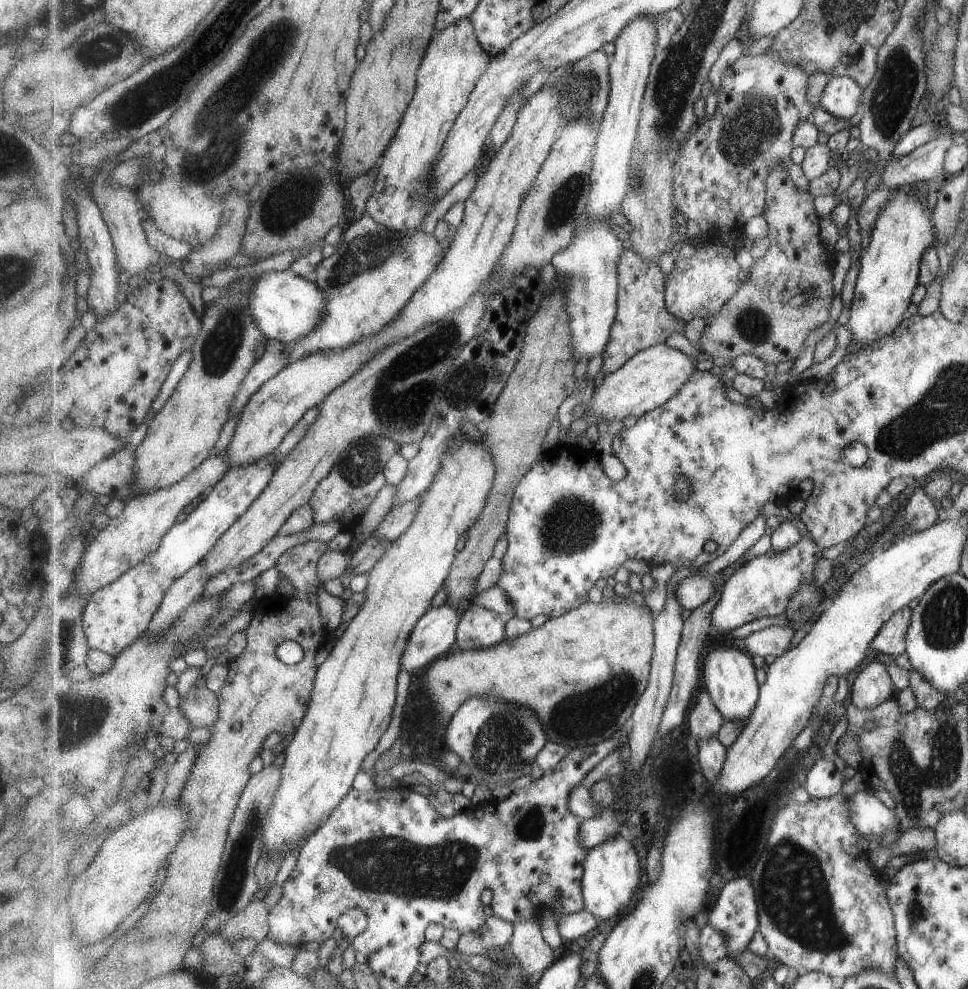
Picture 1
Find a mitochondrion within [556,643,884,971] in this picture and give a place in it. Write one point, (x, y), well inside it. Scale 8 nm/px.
(798, 905)

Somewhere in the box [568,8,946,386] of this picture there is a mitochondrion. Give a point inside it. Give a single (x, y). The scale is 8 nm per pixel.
(891, 98)

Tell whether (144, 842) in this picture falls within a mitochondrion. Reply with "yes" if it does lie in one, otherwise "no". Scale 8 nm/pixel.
no

